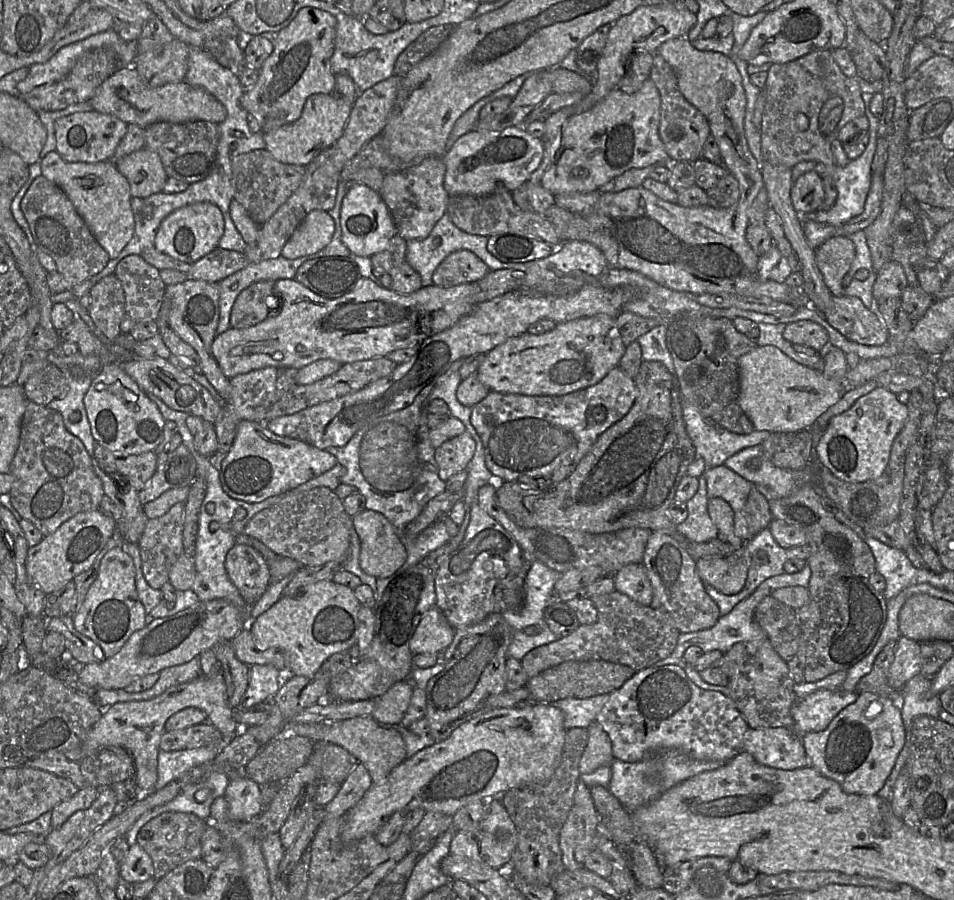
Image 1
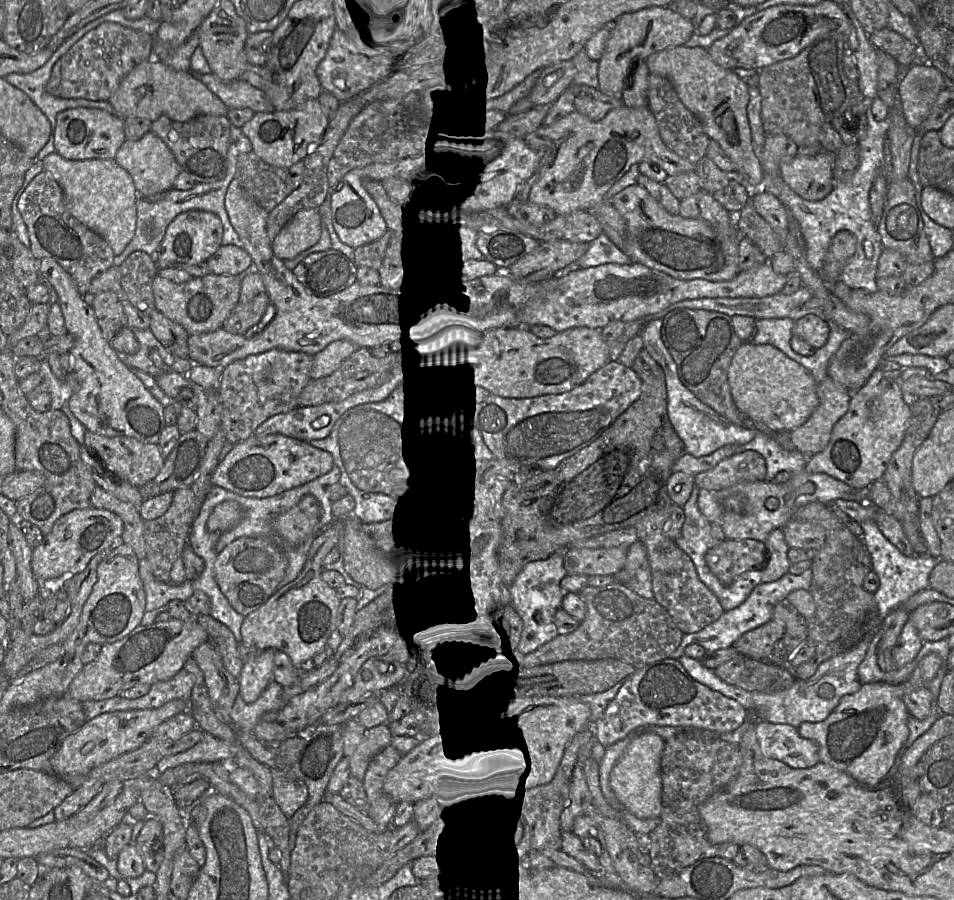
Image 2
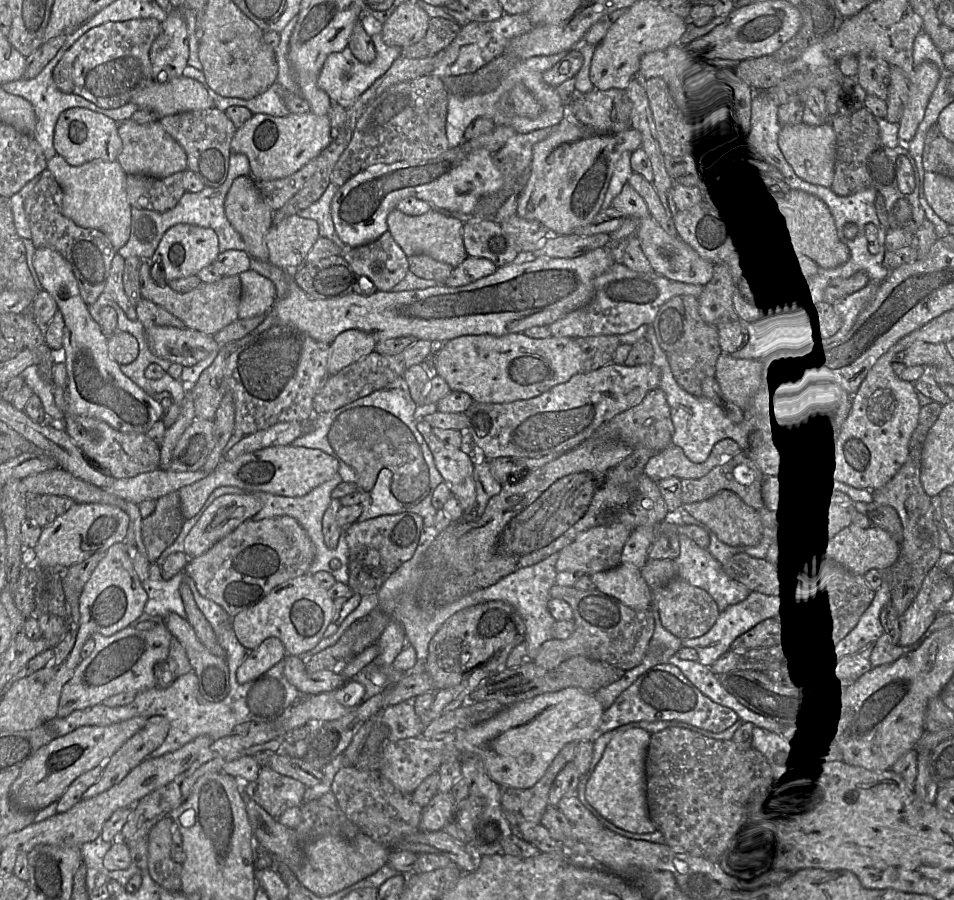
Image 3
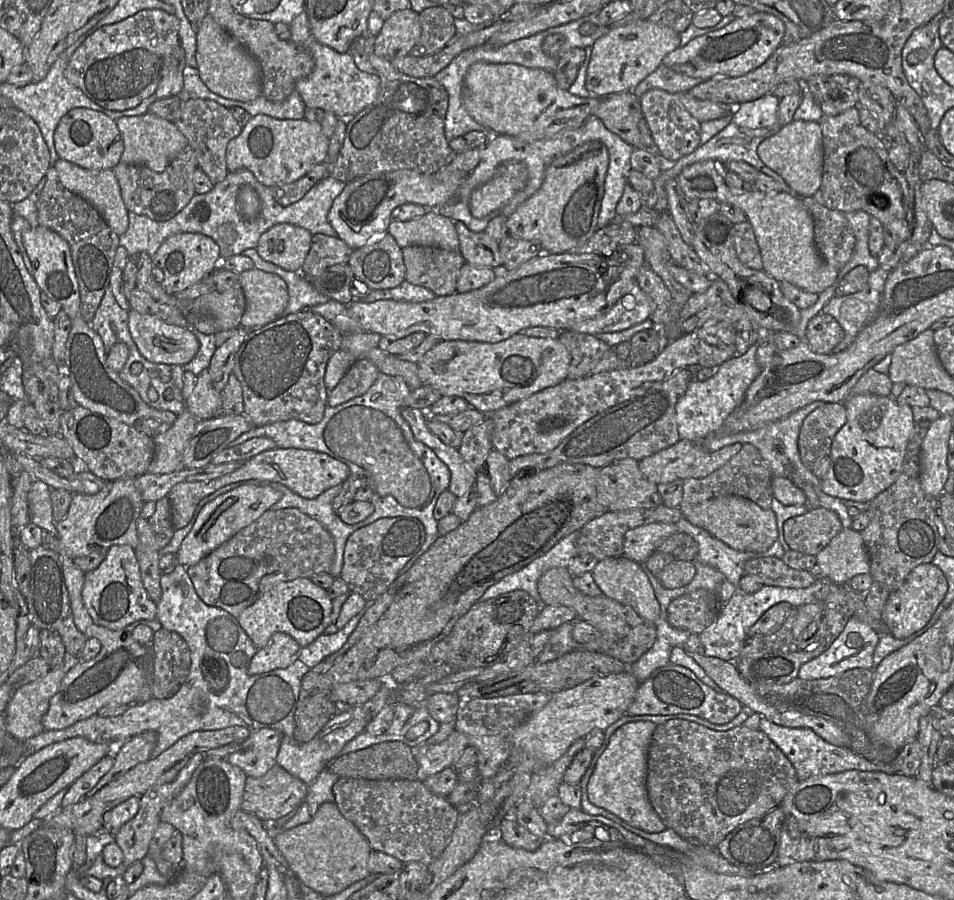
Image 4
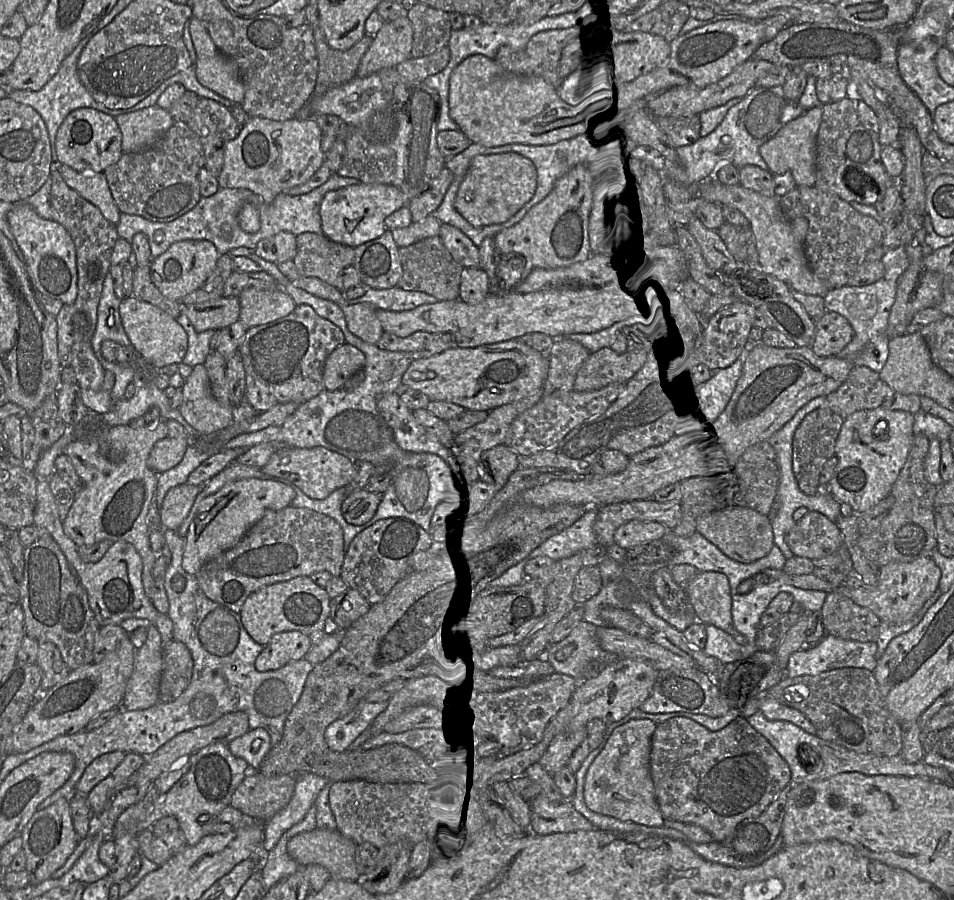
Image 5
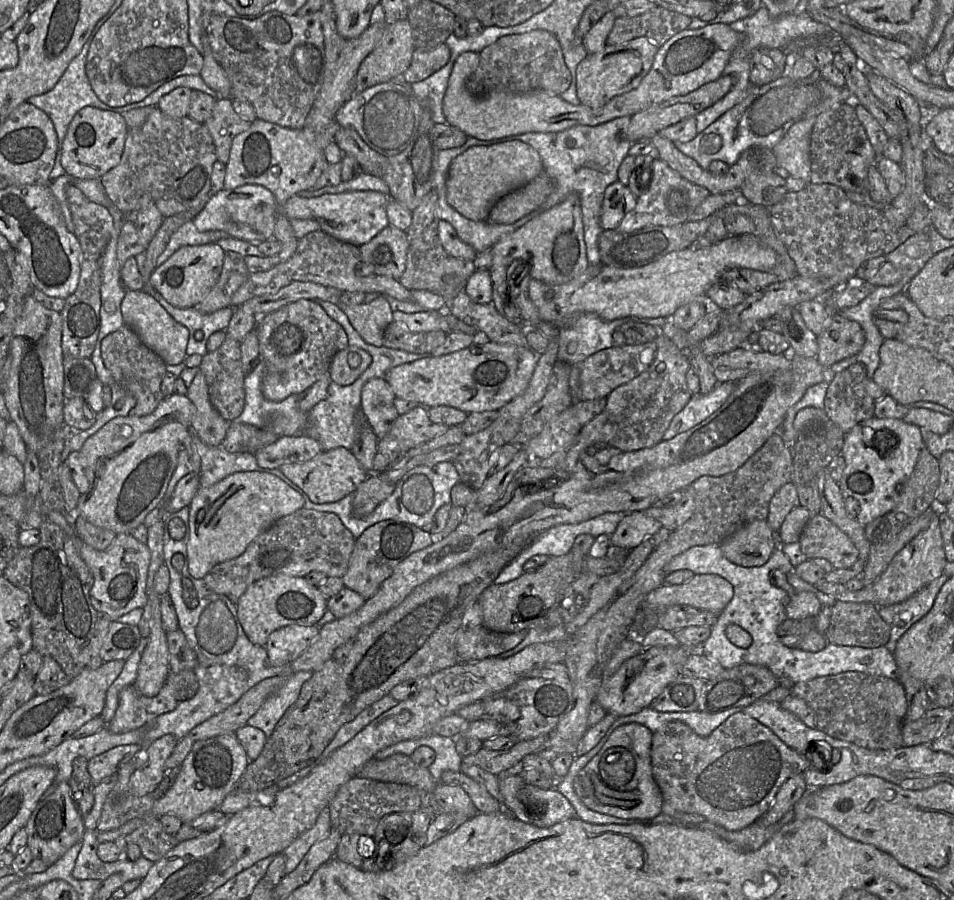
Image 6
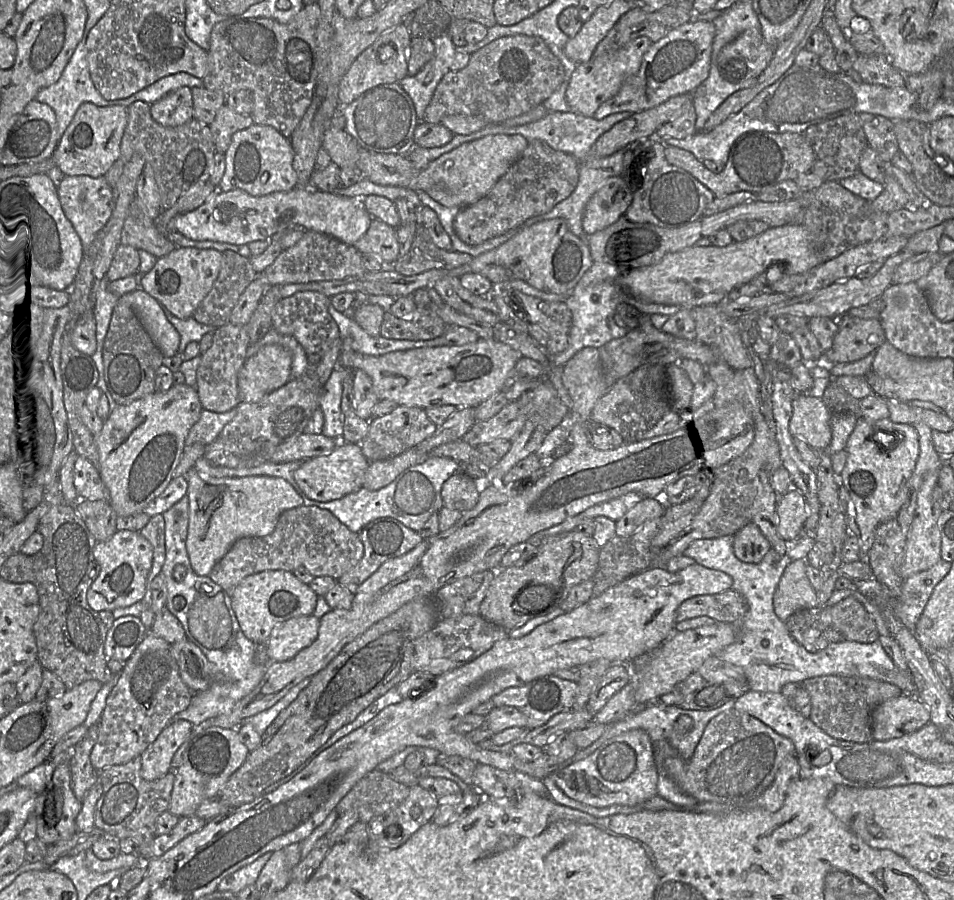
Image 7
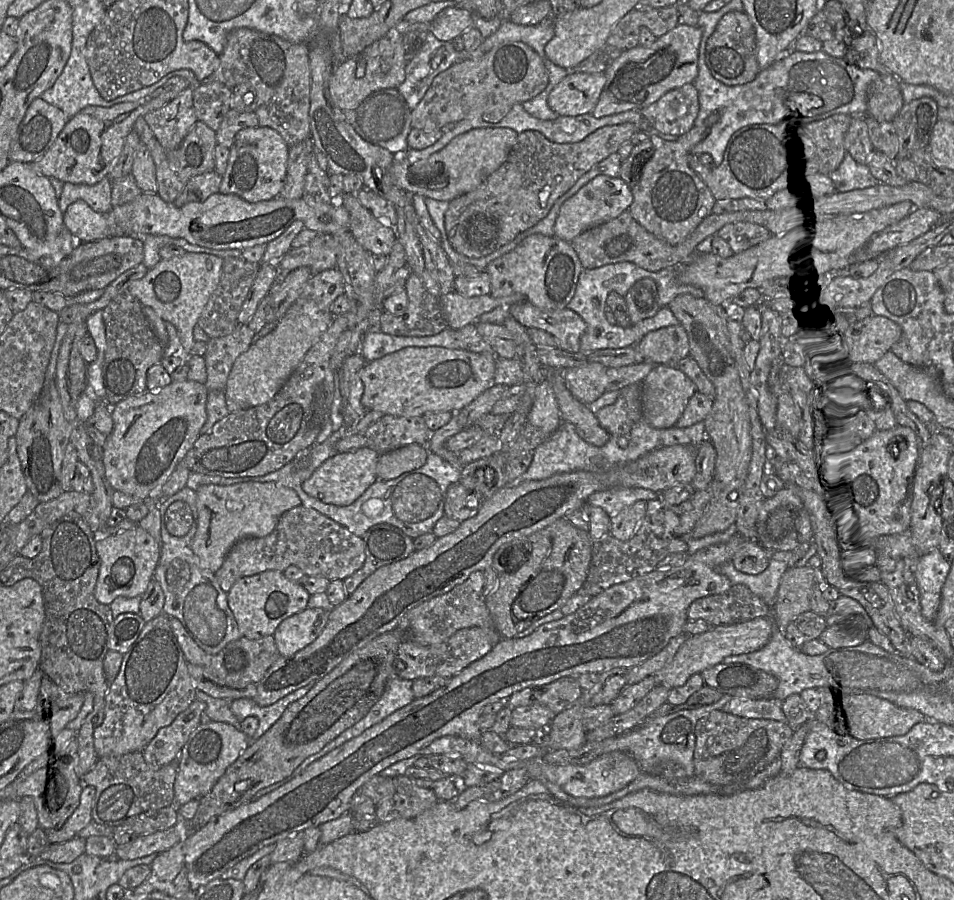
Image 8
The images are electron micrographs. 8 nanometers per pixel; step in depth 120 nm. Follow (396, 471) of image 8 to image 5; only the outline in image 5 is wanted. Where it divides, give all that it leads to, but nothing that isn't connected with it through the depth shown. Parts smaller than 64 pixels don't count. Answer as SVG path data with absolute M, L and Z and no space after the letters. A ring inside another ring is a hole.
M360 489L350 493L343 501L341 512L345 521L352 525L363 525L375 514L383 493Z

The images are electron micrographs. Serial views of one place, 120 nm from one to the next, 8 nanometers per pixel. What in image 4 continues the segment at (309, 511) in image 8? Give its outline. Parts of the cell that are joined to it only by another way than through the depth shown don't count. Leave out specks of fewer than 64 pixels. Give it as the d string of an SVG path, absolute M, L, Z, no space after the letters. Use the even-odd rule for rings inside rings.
M297 508L269 509L197 564L186 567L186 571L196 593L206 604L226 610L238 618L245 608L252 605L269 587L276 583L297 578L310 578L323 572L329 573L334 558L333 537L321 523Z

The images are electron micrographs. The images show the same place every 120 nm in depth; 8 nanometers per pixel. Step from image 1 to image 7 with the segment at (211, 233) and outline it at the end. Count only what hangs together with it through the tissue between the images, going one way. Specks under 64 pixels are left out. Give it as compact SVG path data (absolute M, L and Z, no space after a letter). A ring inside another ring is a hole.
M176 247L171 253L158 258L148 273L139 276L139 287L154 297L164 308L179 319L193 317L195 310L212 289L221 269L222 253L215 249Z

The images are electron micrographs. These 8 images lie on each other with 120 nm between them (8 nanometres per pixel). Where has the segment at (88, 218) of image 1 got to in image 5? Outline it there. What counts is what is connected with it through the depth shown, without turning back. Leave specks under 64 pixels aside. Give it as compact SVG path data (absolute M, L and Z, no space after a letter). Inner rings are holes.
M61 164L59 172L66 184L97 206L108 221L115 225L119 223L121 212L113 199L103 172L83 173L65 164Z

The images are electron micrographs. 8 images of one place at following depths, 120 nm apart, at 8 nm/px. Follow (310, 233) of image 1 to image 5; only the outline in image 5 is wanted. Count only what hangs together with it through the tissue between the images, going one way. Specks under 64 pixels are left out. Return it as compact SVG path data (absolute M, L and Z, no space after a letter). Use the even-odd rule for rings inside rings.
M279 232L261 240L255 252L259 257L275 264L293 261L297 254L296 236L290 232Z

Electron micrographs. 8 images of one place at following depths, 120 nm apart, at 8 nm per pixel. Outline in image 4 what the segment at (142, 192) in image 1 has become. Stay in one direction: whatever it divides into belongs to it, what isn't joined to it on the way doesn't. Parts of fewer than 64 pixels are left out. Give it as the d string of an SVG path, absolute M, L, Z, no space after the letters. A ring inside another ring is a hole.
M149 112L139 116L121 117L115 122L124 142L124 150L120 159L123 163L145 165L155 172L163 172L170 161L189 146L186 137L173 121Z

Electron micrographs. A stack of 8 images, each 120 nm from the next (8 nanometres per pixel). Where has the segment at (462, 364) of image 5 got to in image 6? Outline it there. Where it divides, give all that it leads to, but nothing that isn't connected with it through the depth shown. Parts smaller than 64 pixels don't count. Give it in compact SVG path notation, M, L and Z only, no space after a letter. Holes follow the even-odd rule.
M477 334L475 335L475 345L449 354L421 358L398 365L388 371L385 380L397 398L416 402L425 408L450 406L467 414L488 410L498 411L527 388L537 363L537 355L529 347L500 344Z

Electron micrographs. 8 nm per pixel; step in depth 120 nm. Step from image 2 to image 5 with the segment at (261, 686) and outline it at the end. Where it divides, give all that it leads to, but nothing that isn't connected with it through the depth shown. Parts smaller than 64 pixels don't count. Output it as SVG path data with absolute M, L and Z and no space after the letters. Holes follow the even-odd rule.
M300 631L276 633L256 658L255 669L259 672L276 670L289 662L304 659L311 645L311 637Z

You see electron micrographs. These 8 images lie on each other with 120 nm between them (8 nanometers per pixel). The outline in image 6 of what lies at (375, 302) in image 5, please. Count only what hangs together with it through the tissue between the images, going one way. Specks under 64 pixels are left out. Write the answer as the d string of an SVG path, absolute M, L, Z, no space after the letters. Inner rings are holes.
M412 290L412 299L410 301L400 301L389 295L372 292L366 294L364 302L370 303L380 296L385 297L393 312L399 311L404 313L415 313L426 310L438 311L446 309L445 299L439 294L429 292L427 290Z

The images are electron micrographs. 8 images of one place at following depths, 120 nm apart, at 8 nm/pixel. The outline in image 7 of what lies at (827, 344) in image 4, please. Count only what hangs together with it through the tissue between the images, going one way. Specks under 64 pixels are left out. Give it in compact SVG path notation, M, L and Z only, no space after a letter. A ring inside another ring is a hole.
M844 315L838 318L838 330L831 349L825 353L828 364L851 363L876 351L886 341L880 319Z

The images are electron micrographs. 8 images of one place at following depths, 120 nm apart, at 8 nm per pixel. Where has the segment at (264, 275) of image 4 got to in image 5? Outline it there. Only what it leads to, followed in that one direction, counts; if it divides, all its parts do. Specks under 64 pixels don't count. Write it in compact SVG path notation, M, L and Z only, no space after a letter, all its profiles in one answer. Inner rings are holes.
M249 287L244 289L238 298L239 320L247 328L283 318L292 313L297 306L292 297L282 289L260 290Z

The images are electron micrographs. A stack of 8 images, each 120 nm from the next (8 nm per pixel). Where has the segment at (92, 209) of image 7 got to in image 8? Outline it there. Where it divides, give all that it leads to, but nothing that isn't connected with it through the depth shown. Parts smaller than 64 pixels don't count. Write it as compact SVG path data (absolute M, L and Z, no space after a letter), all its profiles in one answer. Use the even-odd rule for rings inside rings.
M105 177L94 185L64 183L58 202L62 213L75 201L84 200L95 212L105 214L113 208L111 196L112 180Z

